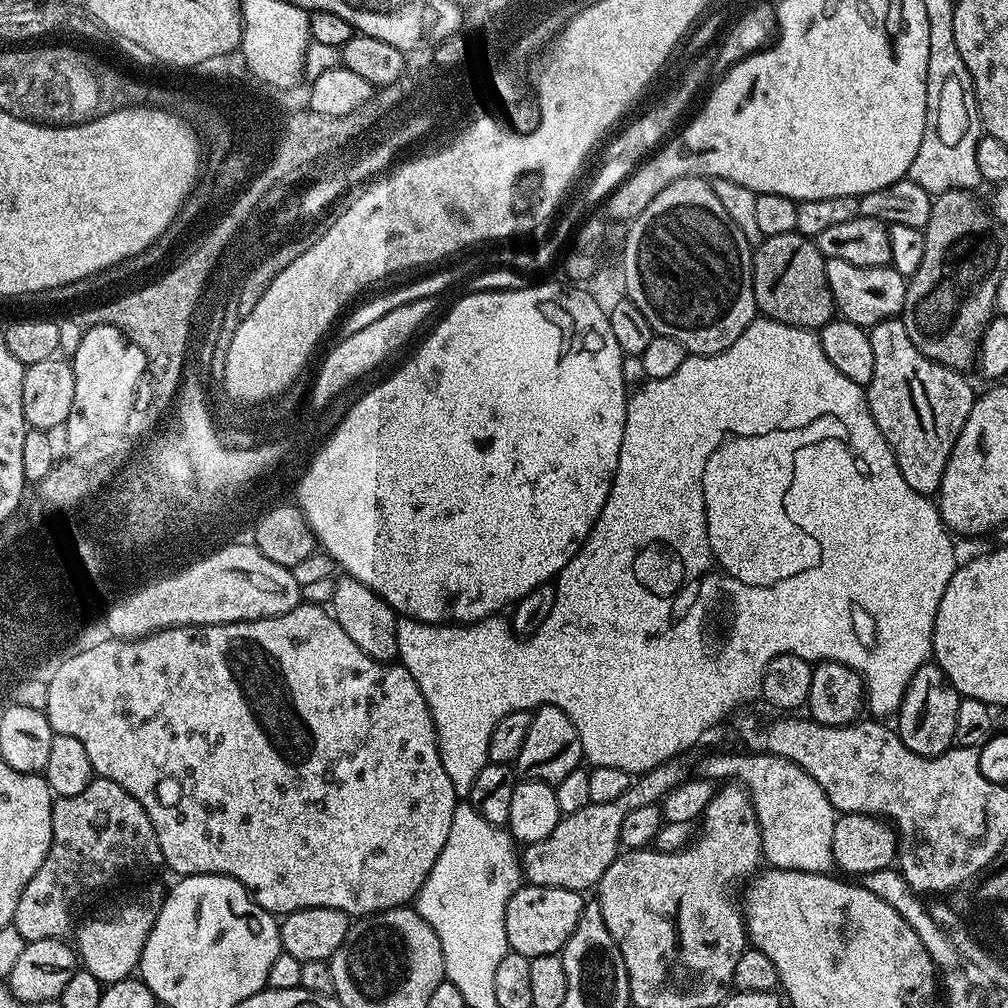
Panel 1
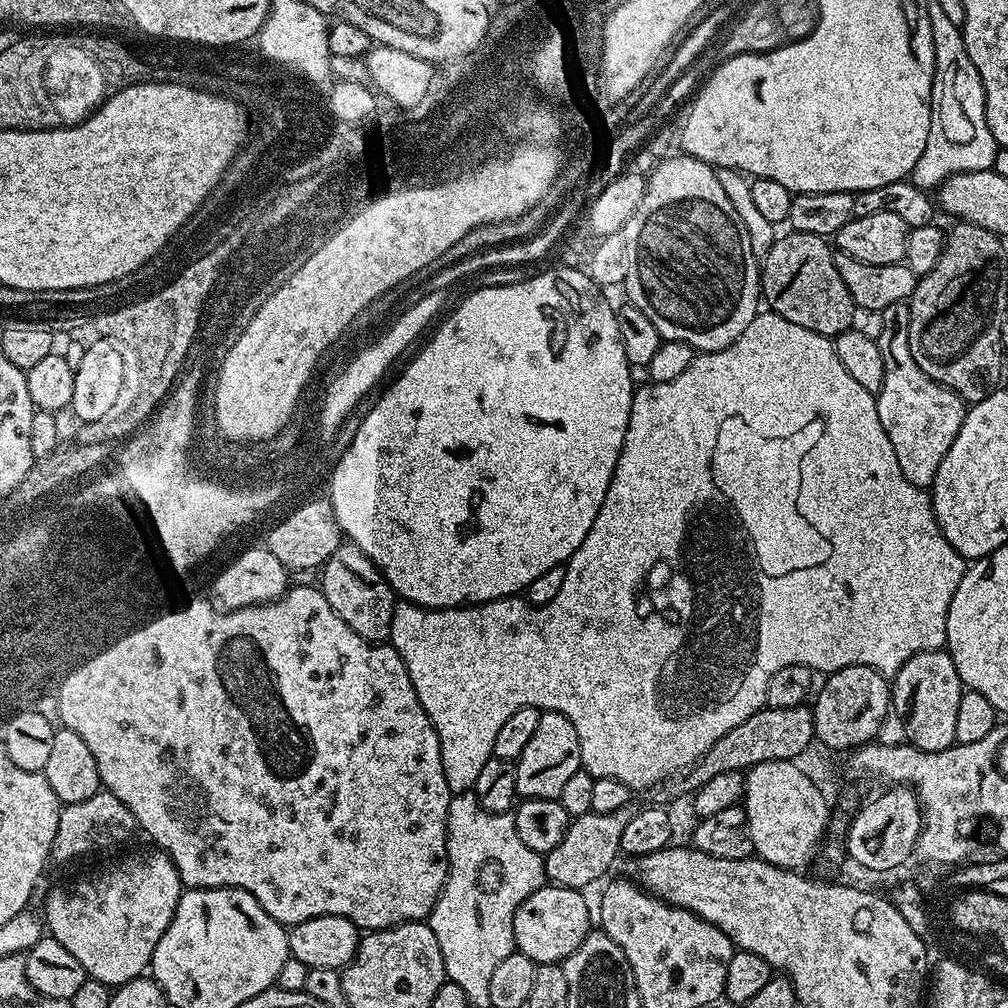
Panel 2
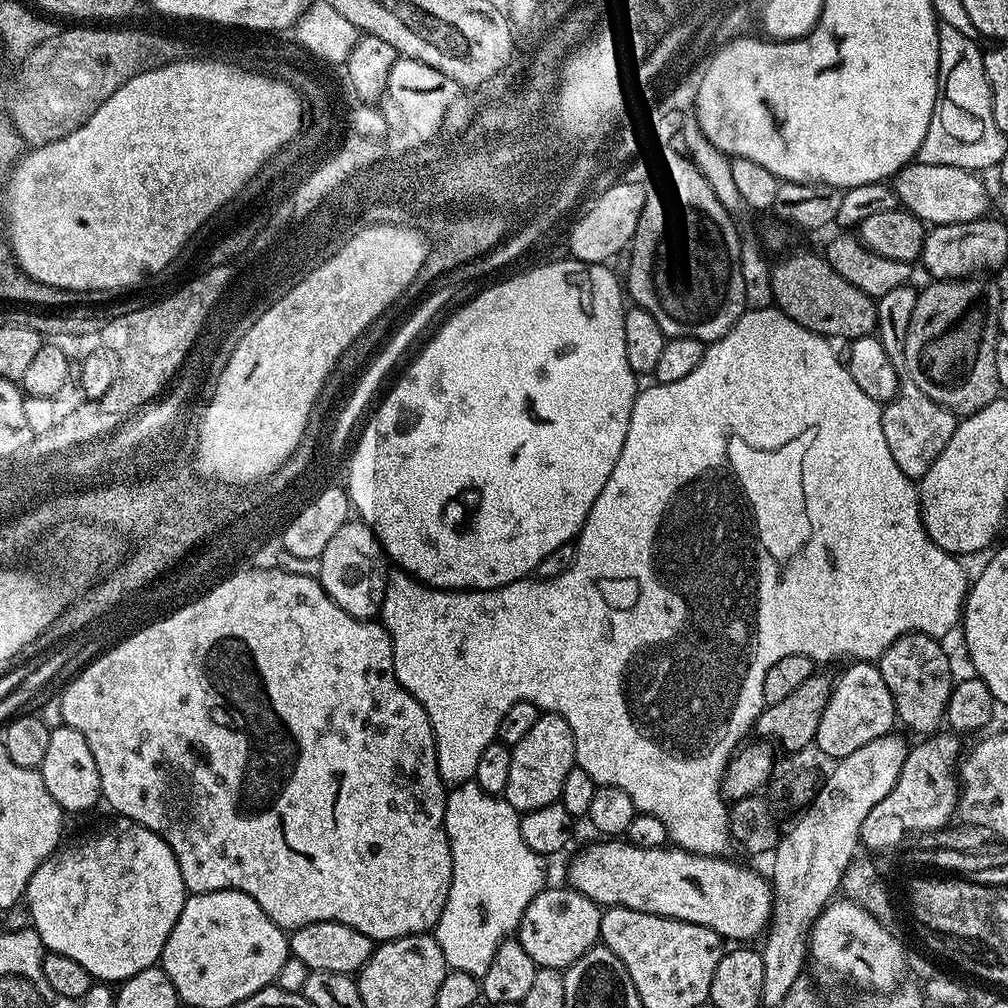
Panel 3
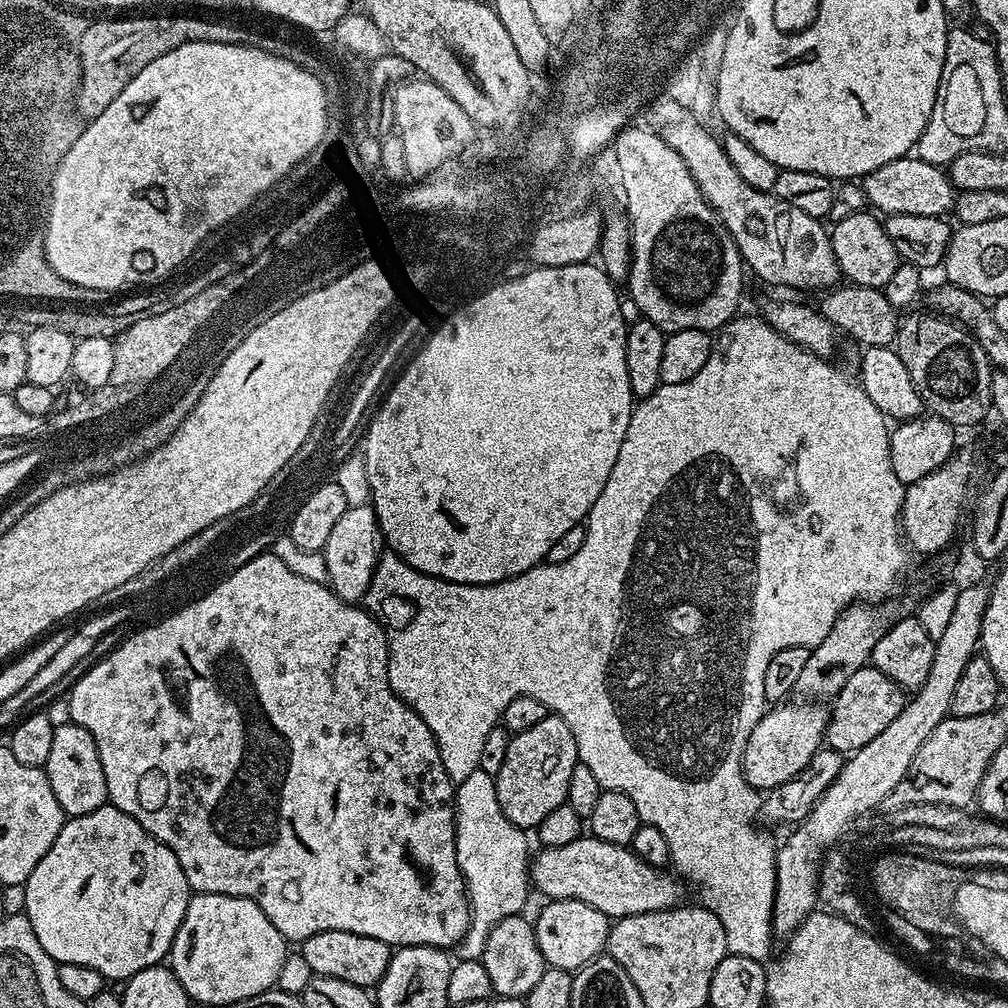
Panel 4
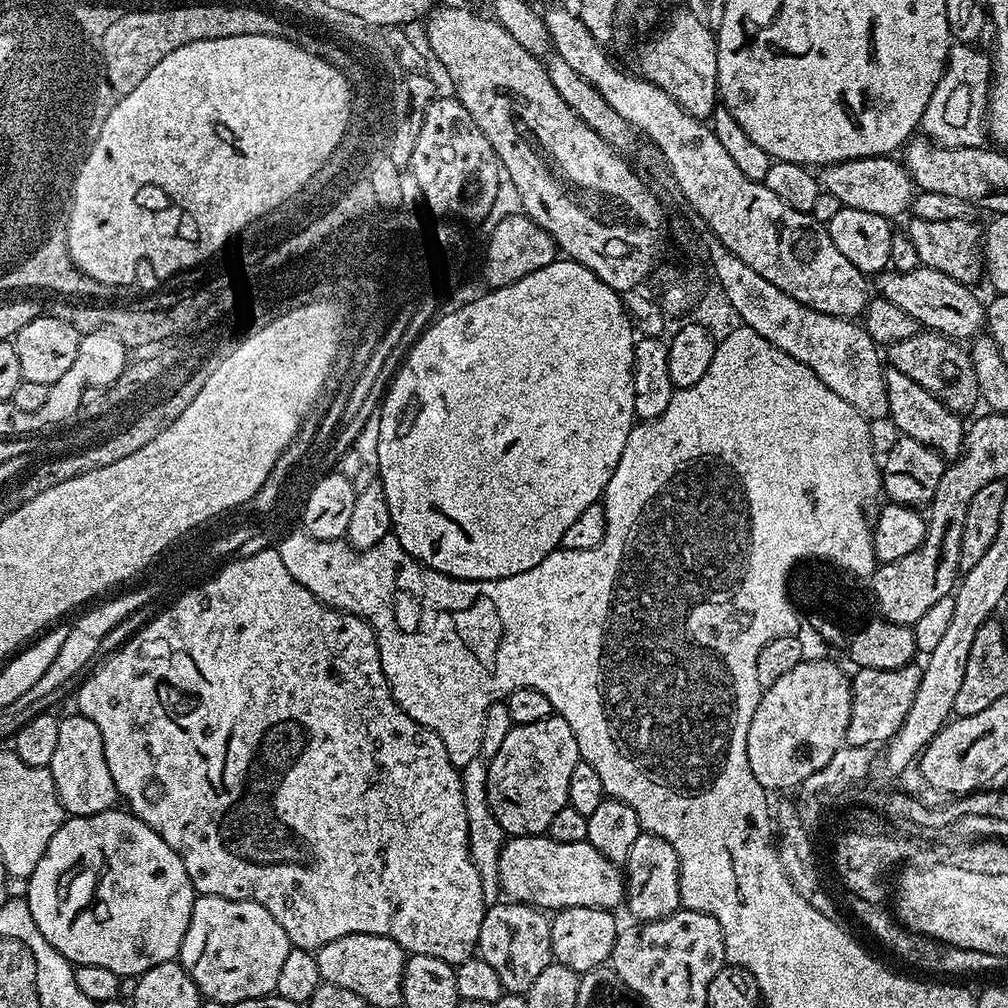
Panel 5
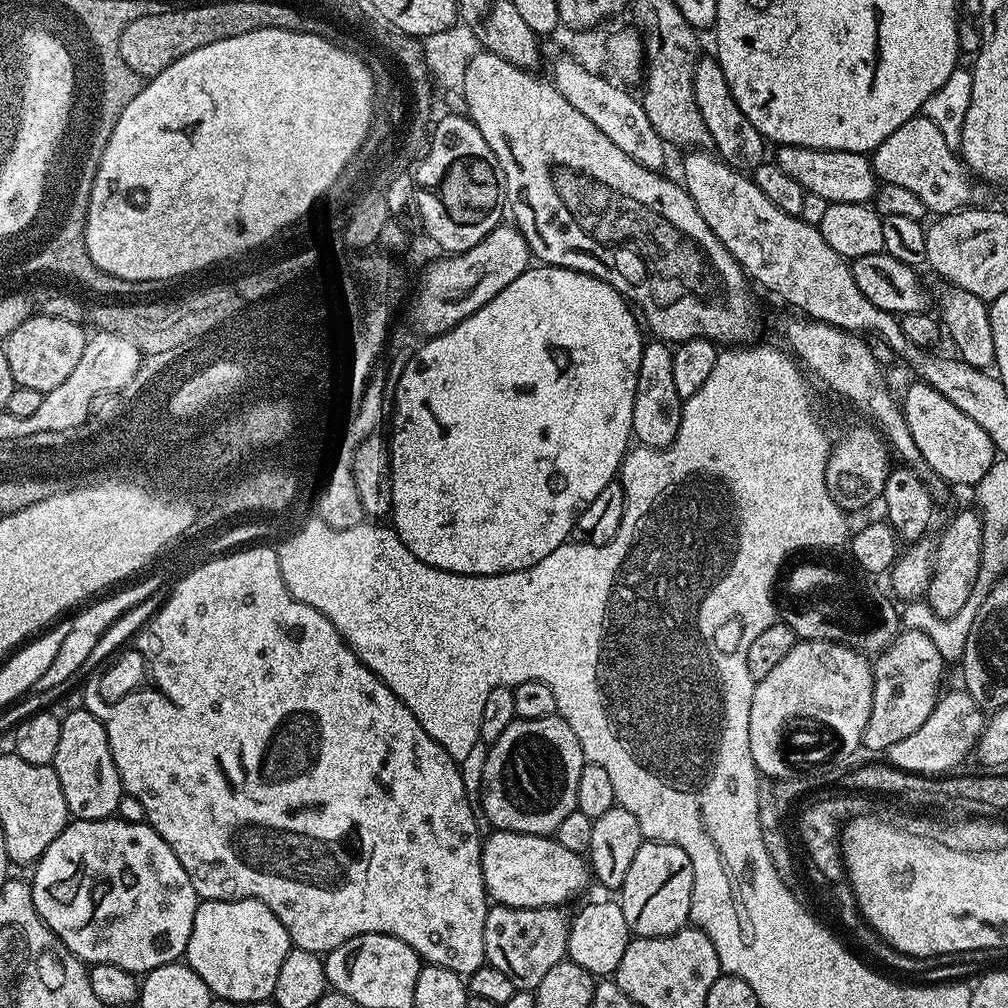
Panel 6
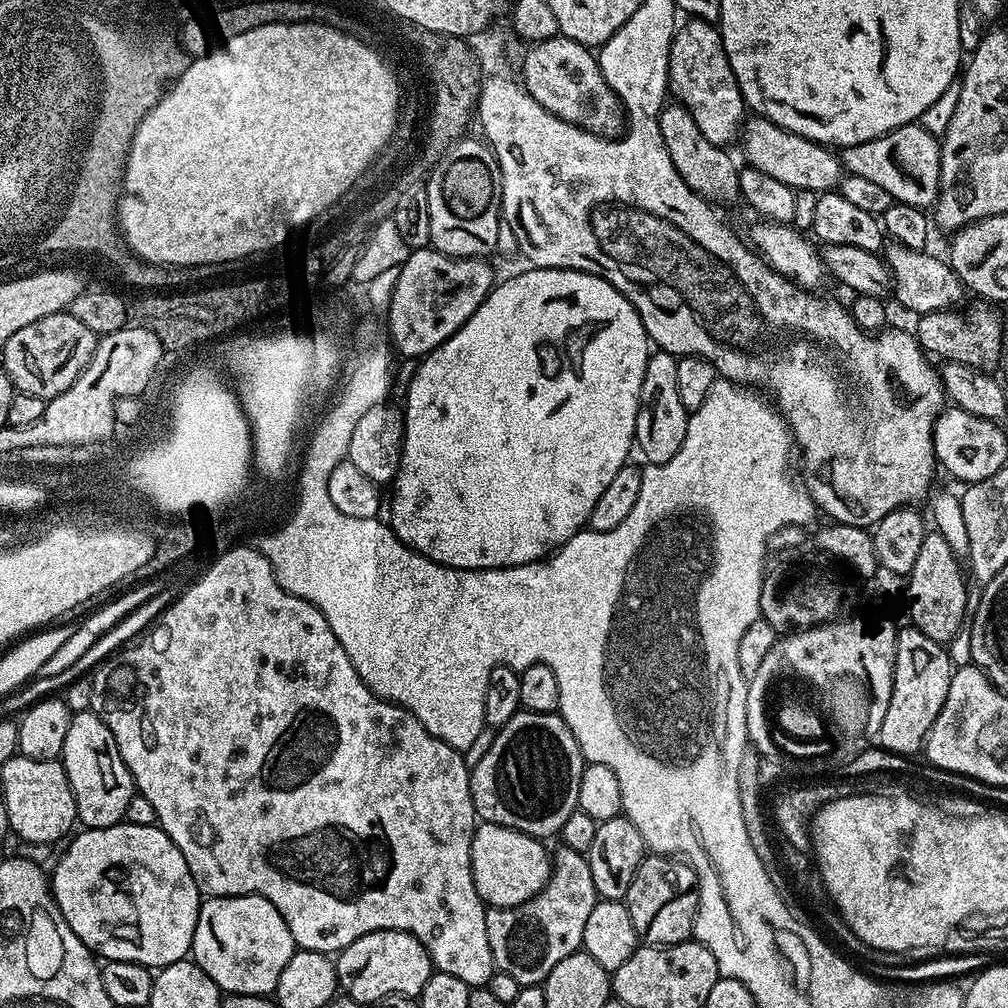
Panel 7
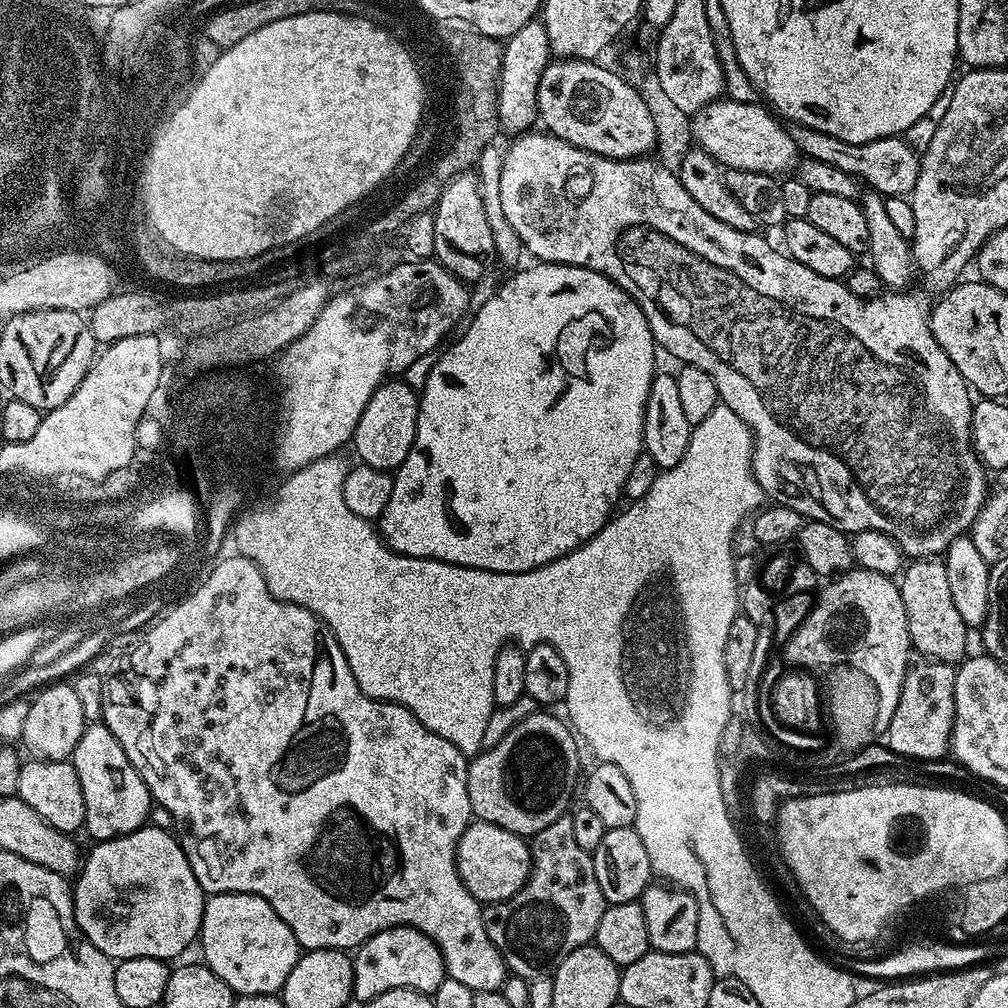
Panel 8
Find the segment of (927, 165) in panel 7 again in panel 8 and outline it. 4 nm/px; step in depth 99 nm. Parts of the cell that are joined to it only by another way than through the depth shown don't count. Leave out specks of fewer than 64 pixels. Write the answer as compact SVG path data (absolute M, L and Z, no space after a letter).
M805 124L787 125L790 138L794 138L796 151L801 157L818 162L826 162L829 166L838 166L838 170L846 170L846 174L855 176L873 192L889 196L907 197L918 182L920 156L917 149L910 147L907 139L900 136L887 136L871 140L865 144L842 142L842 138L834 138L834 134L822 134L822 130L814 130L814 126Z

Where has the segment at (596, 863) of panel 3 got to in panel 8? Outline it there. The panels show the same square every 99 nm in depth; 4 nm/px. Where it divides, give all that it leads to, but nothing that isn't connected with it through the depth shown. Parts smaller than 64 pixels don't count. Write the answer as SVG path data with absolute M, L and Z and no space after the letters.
M473 819L468 829L460 835L460 841L456 847L456 869L466 890L470 890L475 900L480 901L484 906L497 904L510 899L514 894L518 894L518 890L522 890L532 869L532 849L525 837L514 834L510 830L502 830L502 826L494 826L485 820Z

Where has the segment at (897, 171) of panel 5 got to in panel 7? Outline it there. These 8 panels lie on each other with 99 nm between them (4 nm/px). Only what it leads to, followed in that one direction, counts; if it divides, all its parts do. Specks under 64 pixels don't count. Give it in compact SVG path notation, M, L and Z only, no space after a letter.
M753 115L745 119L742 129L742 144L744 140L744 156L749 165L762 174L770 174L770 178L778 178L778 182L786 182L794 190L814 190L816 193L831 192L839 185L842 179L842 165L840 157L831 147L818 144L814 140L807 140L774 122L770 122L764 116Z

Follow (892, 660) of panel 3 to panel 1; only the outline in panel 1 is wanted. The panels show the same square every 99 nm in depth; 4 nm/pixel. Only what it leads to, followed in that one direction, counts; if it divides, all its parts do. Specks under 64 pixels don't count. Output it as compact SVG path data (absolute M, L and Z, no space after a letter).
M935 662L923 664L910 678L906 694L895 717L900 741L919 756L941 756L954 744L954 726L958 722L958 706L962 697Z

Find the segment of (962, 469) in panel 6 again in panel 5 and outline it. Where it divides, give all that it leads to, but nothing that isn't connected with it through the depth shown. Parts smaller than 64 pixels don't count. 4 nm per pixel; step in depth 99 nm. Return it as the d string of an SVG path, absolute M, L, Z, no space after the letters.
M889 367L884 373L886 397L889 399L887 419L897 428L900 436L909 436L922 442L928 448L933 448L945 458L959 457L964 446L966 424L957 413L950 411L944 401L939 400L935 391L923 388L906 372Z

